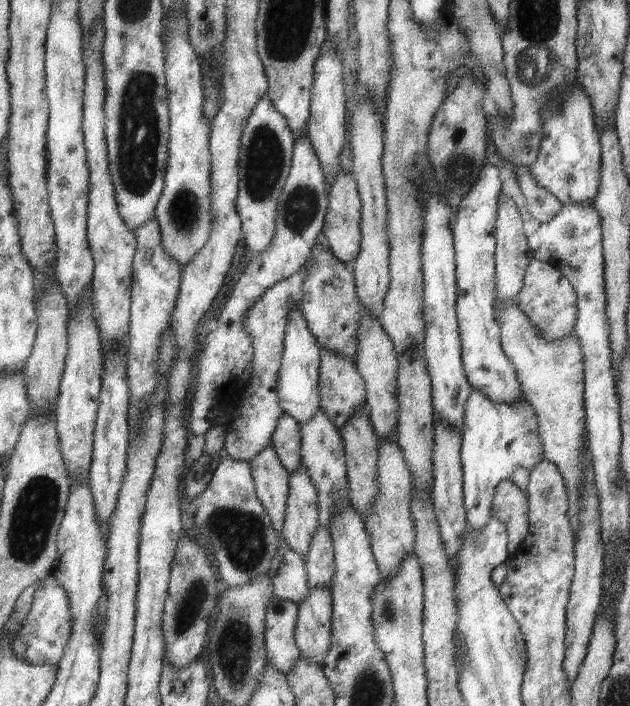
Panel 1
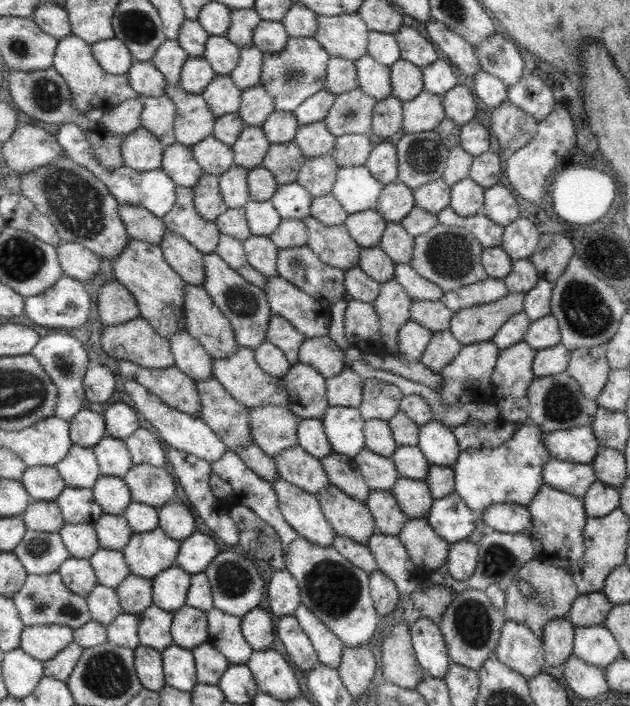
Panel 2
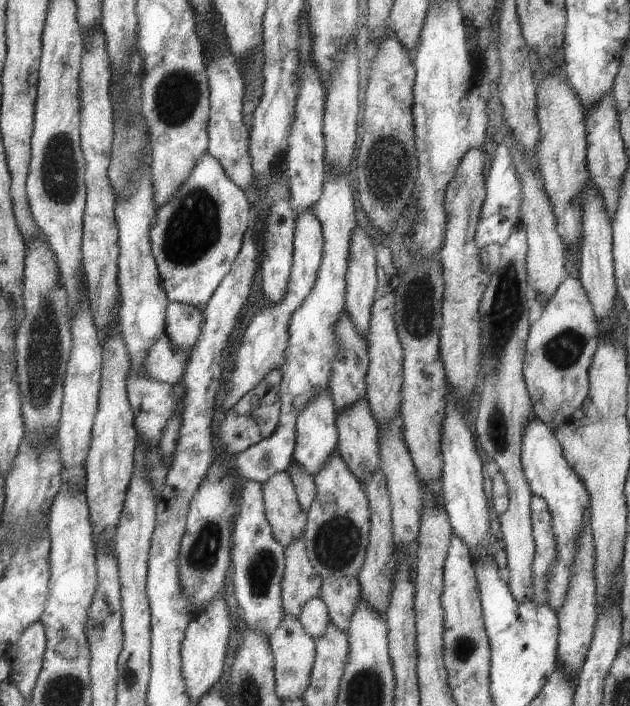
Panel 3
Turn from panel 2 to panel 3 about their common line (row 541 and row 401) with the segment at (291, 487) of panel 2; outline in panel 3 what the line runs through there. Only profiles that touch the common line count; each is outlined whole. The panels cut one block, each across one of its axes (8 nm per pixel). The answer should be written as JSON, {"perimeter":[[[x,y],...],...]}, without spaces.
{"perimeter":[[[321,390],[315,400],[307,404],[307,408],[297,418],[297,444],[296,454],[292,466],[305,468],[313,478],[325,468],[329,458],[338,451],[339,428],[337,426],[337,407],[330,390]]]}

